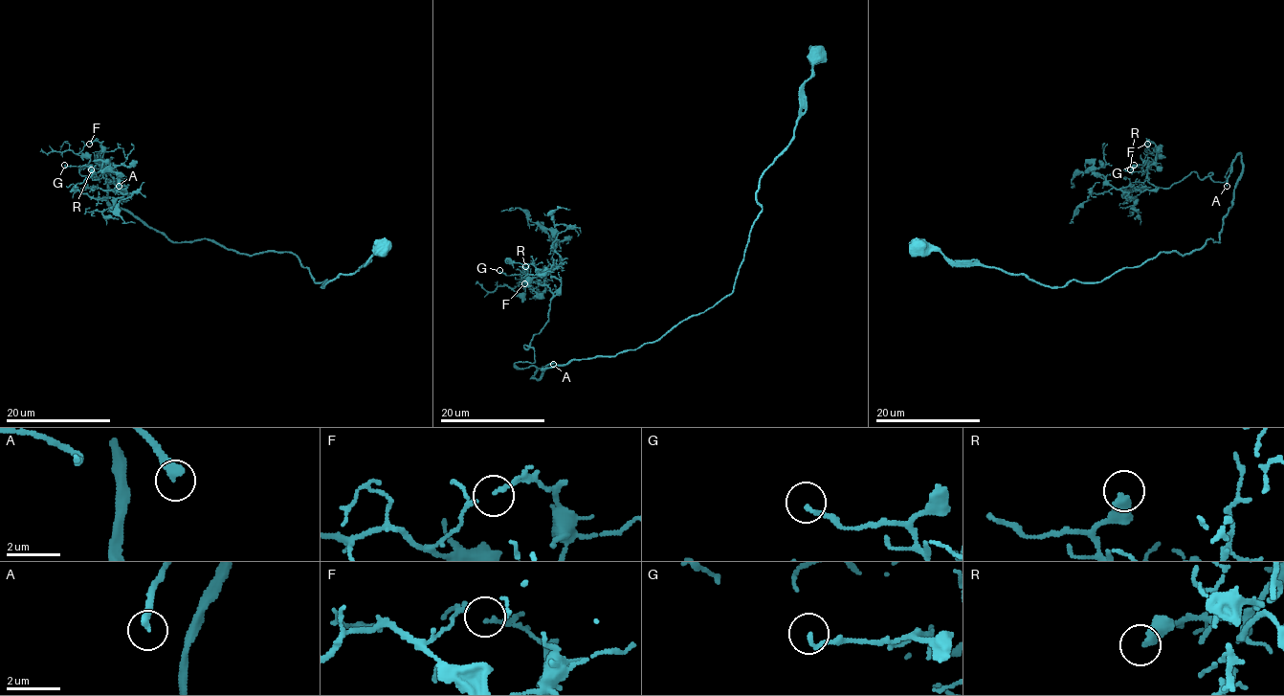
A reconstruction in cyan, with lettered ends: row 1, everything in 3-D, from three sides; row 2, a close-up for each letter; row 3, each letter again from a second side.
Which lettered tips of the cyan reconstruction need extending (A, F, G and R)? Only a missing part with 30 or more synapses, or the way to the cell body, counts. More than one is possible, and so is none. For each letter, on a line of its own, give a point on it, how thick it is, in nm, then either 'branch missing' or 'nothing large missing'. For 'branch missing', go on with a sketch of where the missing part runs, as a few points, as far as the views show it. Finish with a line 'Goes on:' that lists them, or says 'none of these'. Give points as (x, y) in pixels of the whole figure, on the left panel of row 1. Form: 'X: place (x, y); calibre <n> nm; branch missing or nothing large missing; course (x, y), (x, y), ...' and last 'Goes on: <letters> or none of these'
A: place (119, 186); calibre 280 nm; branch missing; course (119, 186), (144, 211), (163, 219), (172, 217), (166, 225), (156, 226), (155, 211), (183, 211), (181, 173)
F: place (89, 144); calibre 120 nm; nothing large missing
G: place (64, 165); calibre 150 nm; nothing large missing
R: place (91, 169); calibre 440 nm; nothing large missing
Goes on: A

